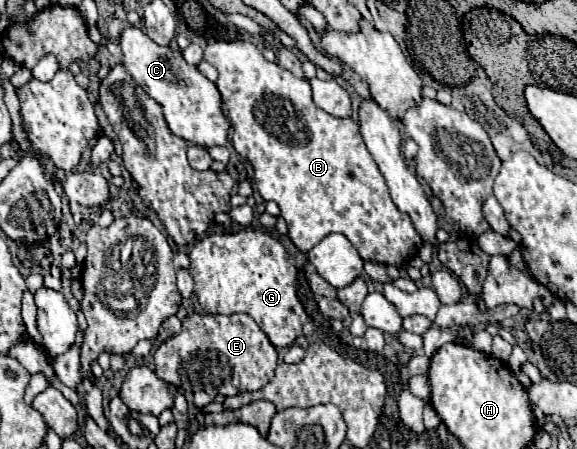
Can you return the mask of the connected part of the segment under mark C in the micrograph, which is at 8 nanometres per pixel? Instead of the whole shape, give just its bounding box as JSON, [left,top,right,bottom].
[120,26,230,148]

